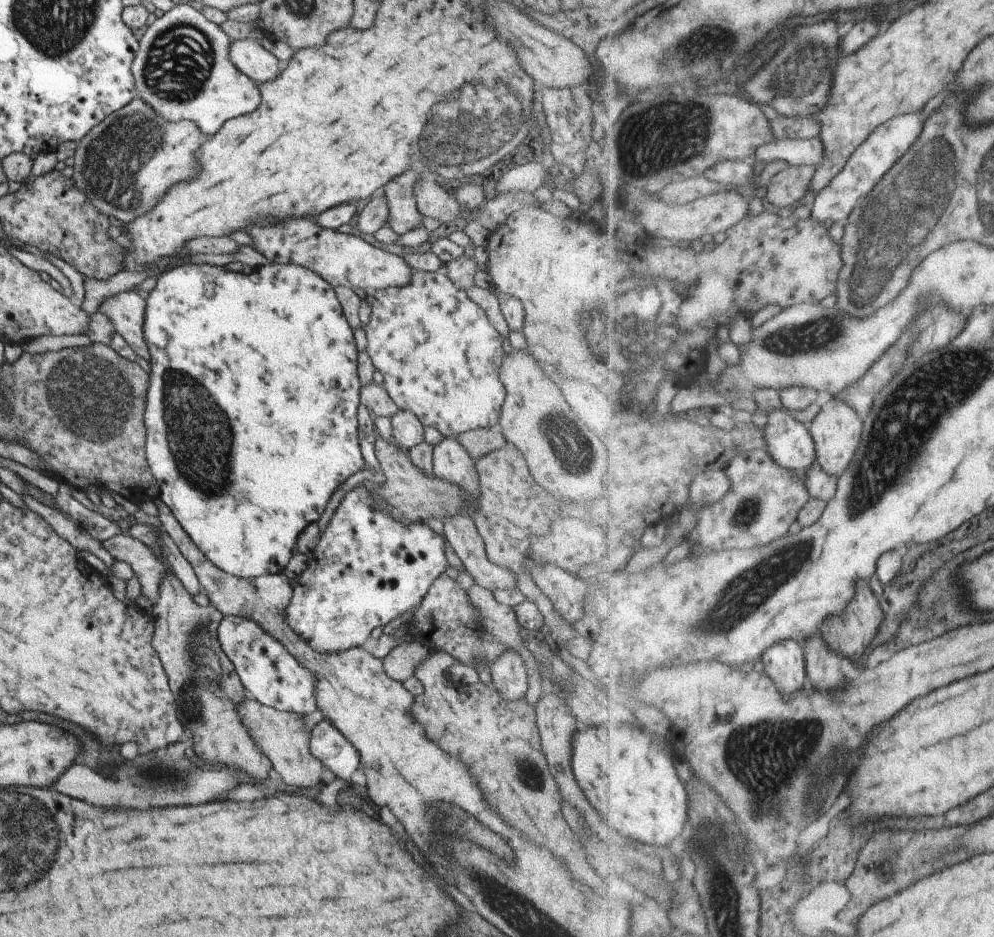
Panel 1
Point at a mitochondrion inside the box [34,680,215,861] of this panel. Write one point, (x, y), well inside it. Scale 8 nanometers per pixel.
(150, 773)

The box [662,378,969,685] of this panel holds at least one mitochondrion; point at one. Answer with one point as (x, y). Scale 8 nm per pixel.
(796, 553)

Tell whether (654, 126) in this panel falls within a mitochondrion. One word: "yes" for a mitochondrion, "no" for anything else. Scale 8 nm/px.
yes

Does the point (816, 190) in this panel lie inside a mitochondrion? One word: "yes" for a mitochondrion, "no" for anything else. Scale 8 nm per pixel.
no

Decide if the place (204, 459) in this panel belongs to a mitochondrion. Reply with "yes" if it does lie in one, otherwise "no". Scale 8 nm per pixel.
yes

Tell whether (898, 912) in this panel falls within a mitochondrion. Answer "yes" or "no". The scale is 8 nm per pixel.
no

